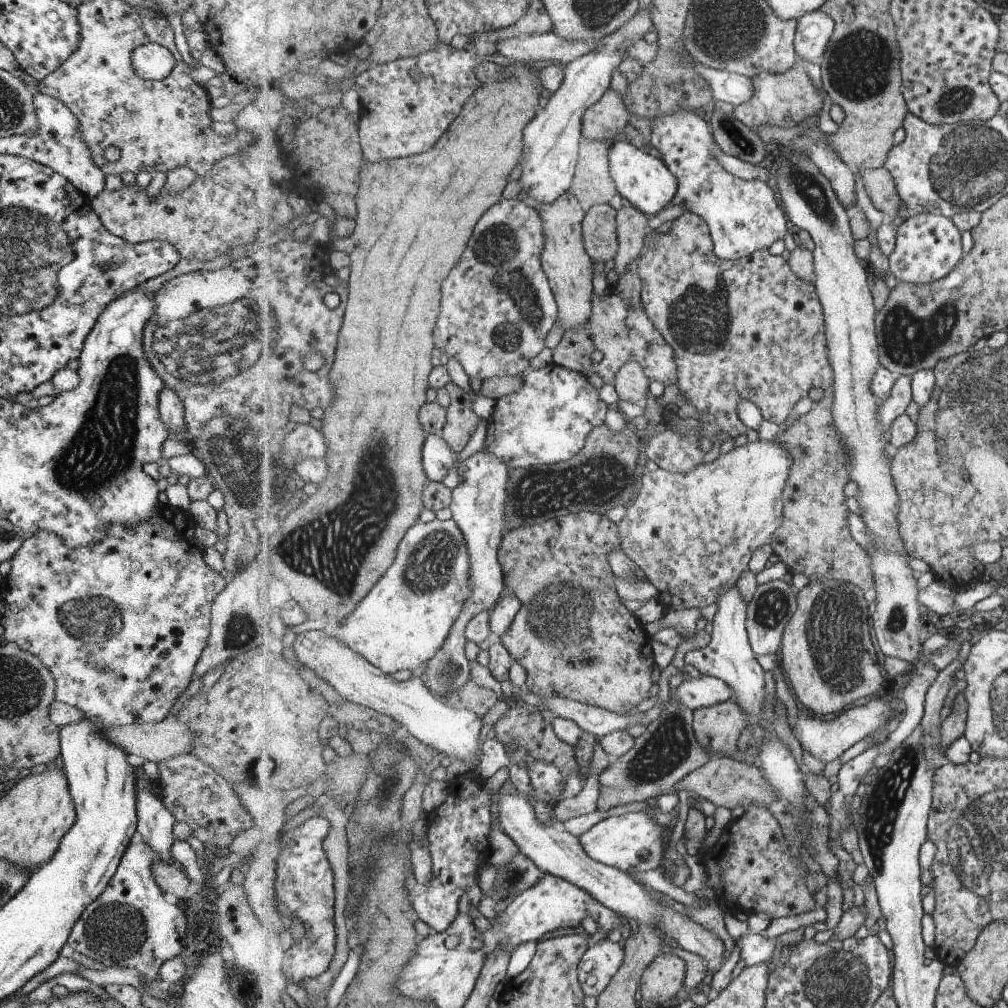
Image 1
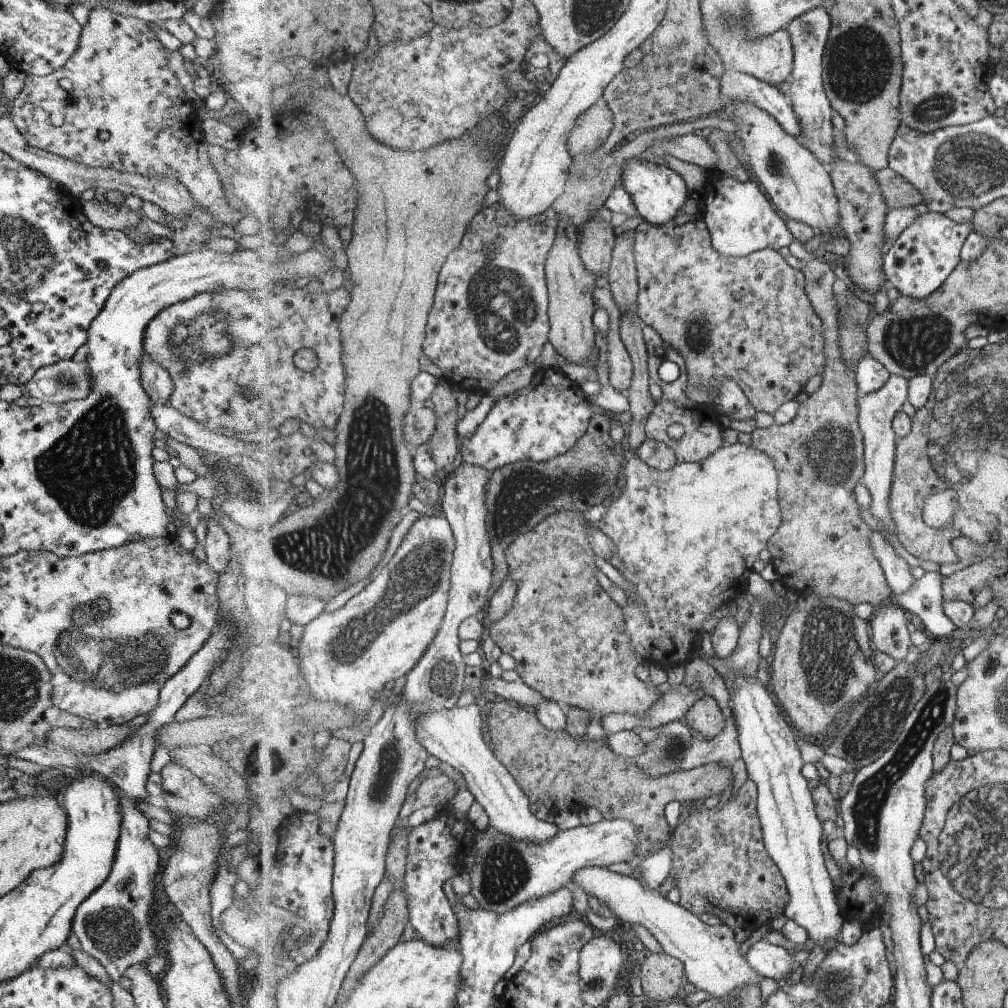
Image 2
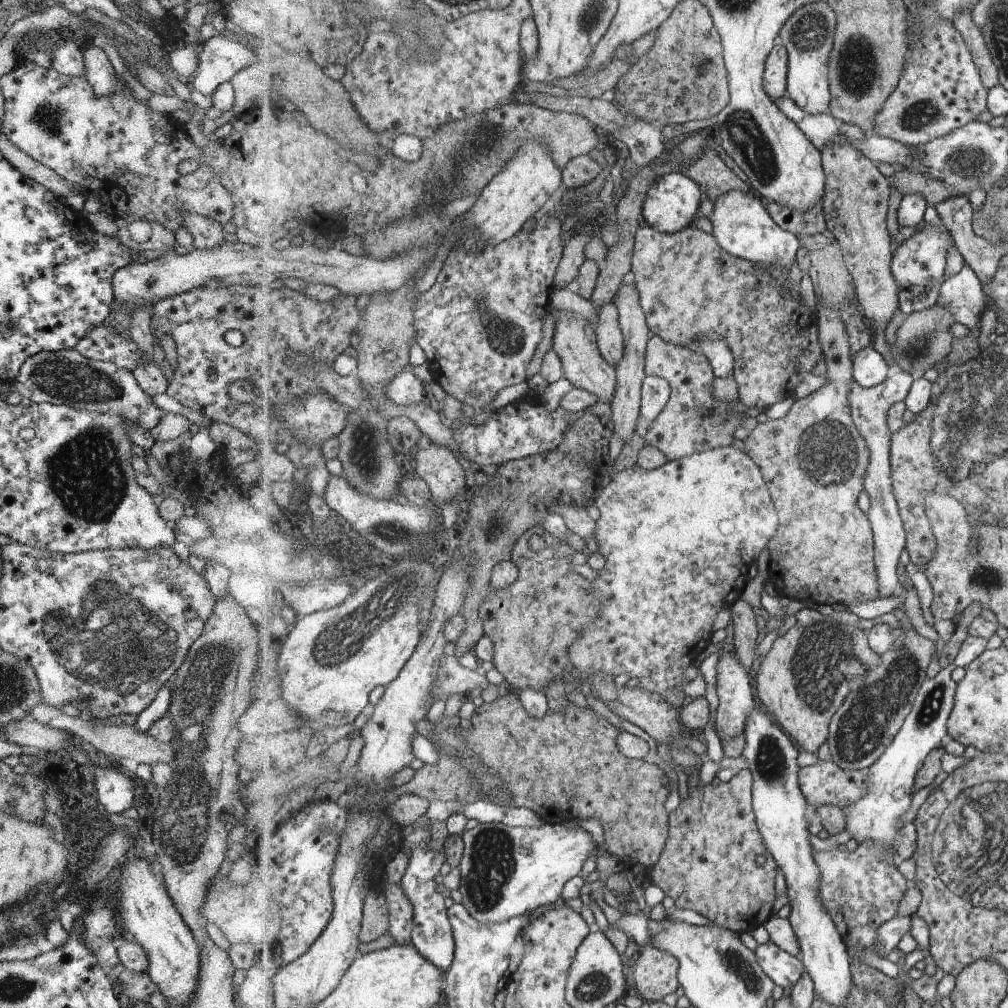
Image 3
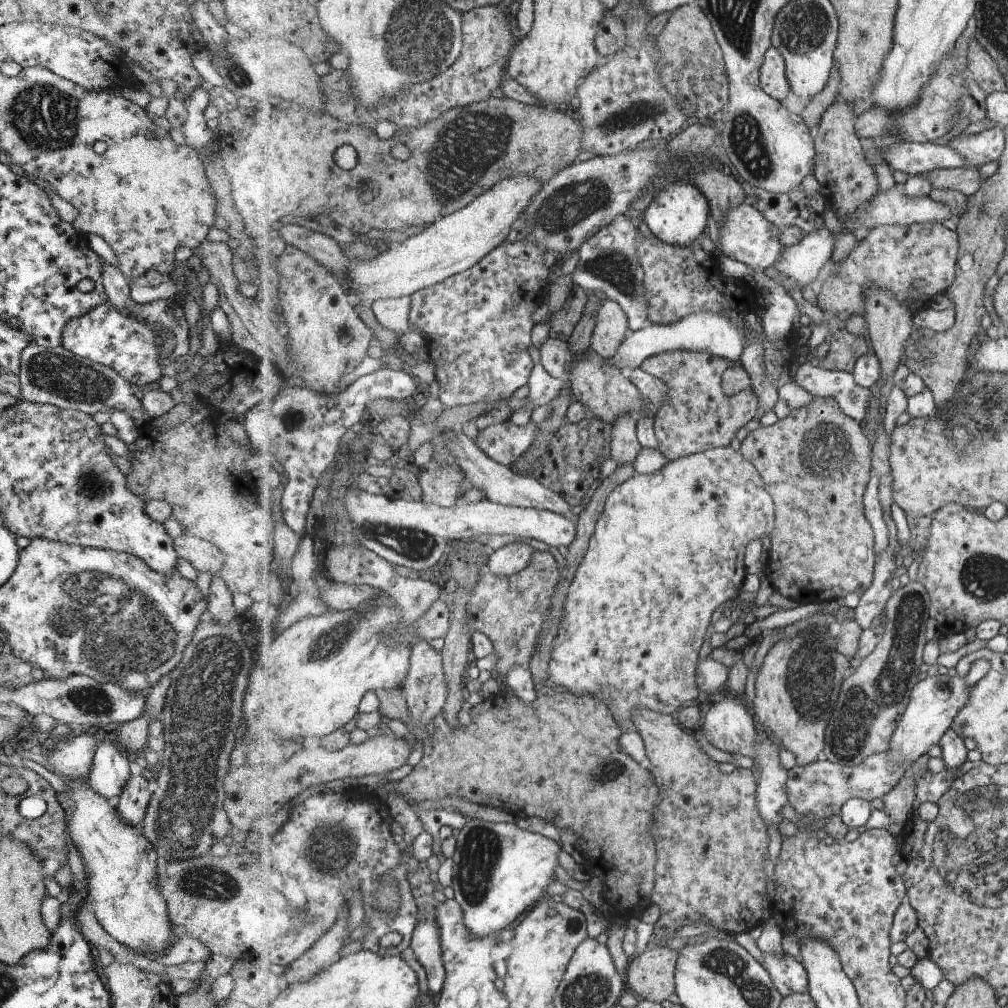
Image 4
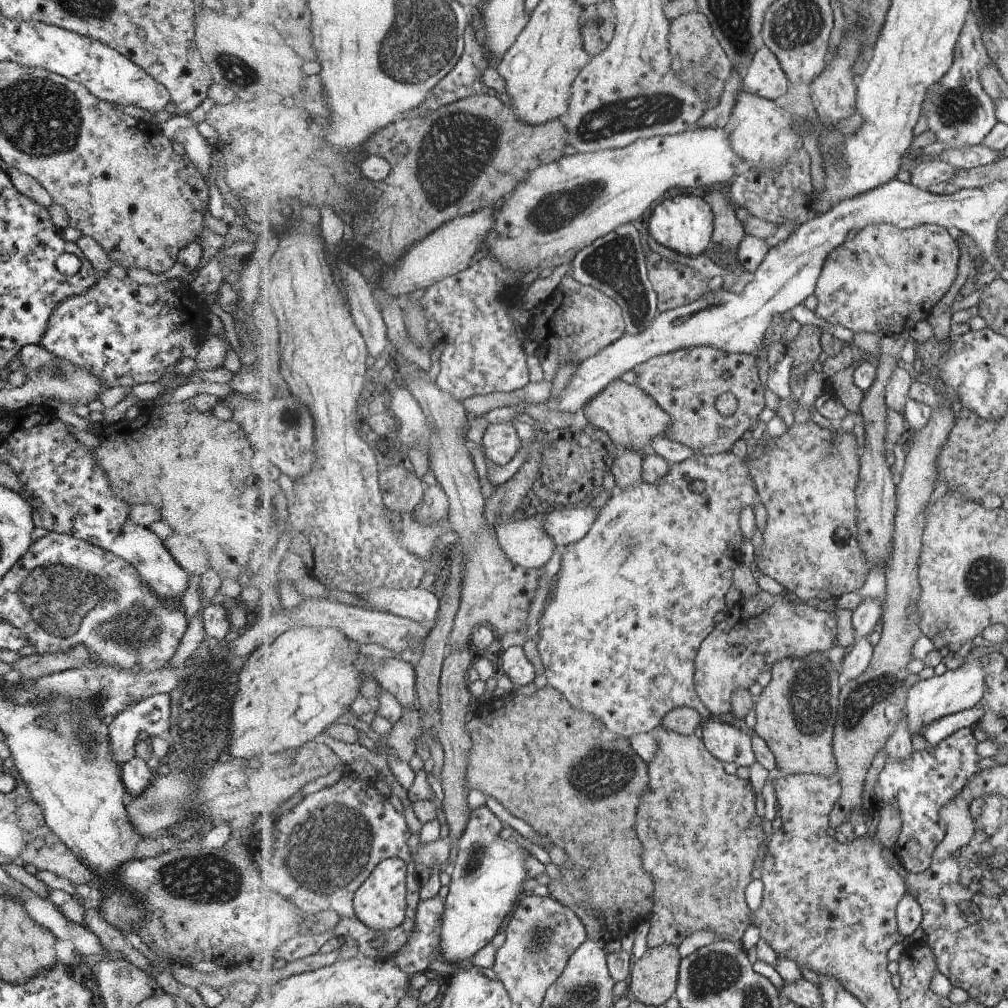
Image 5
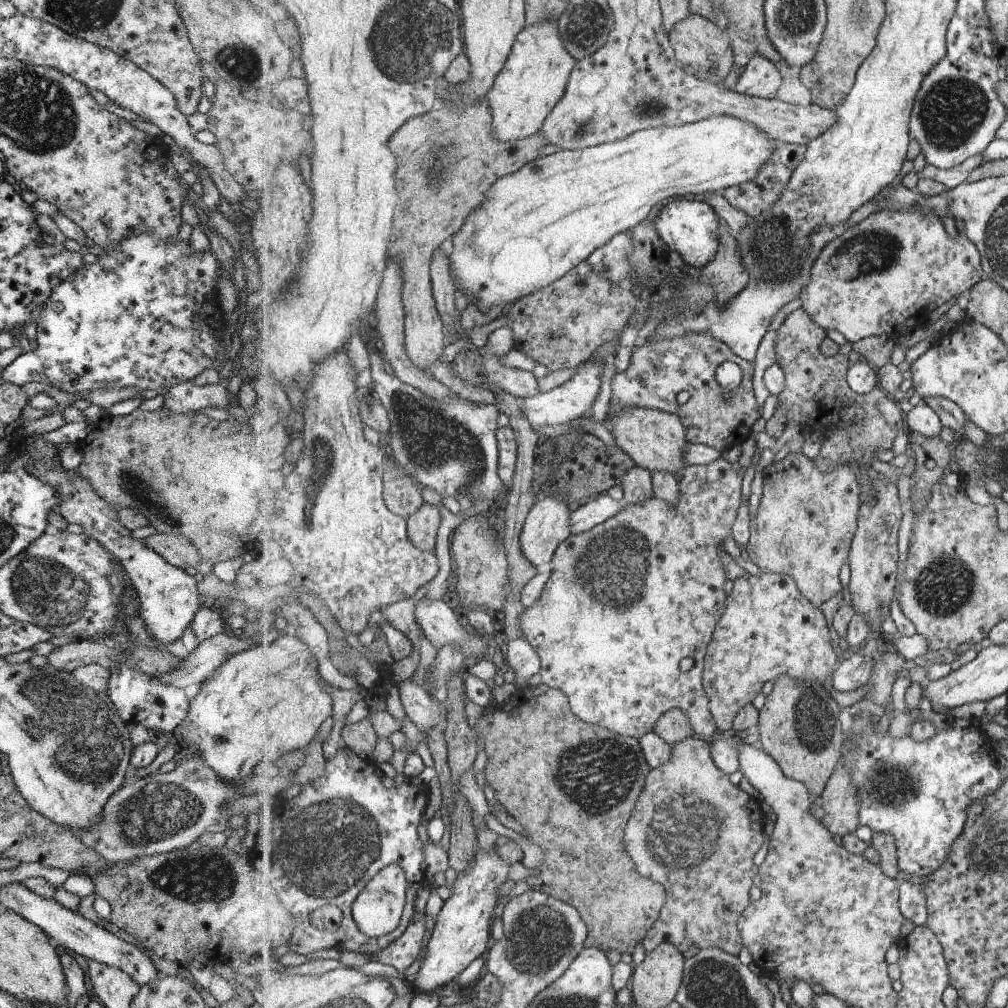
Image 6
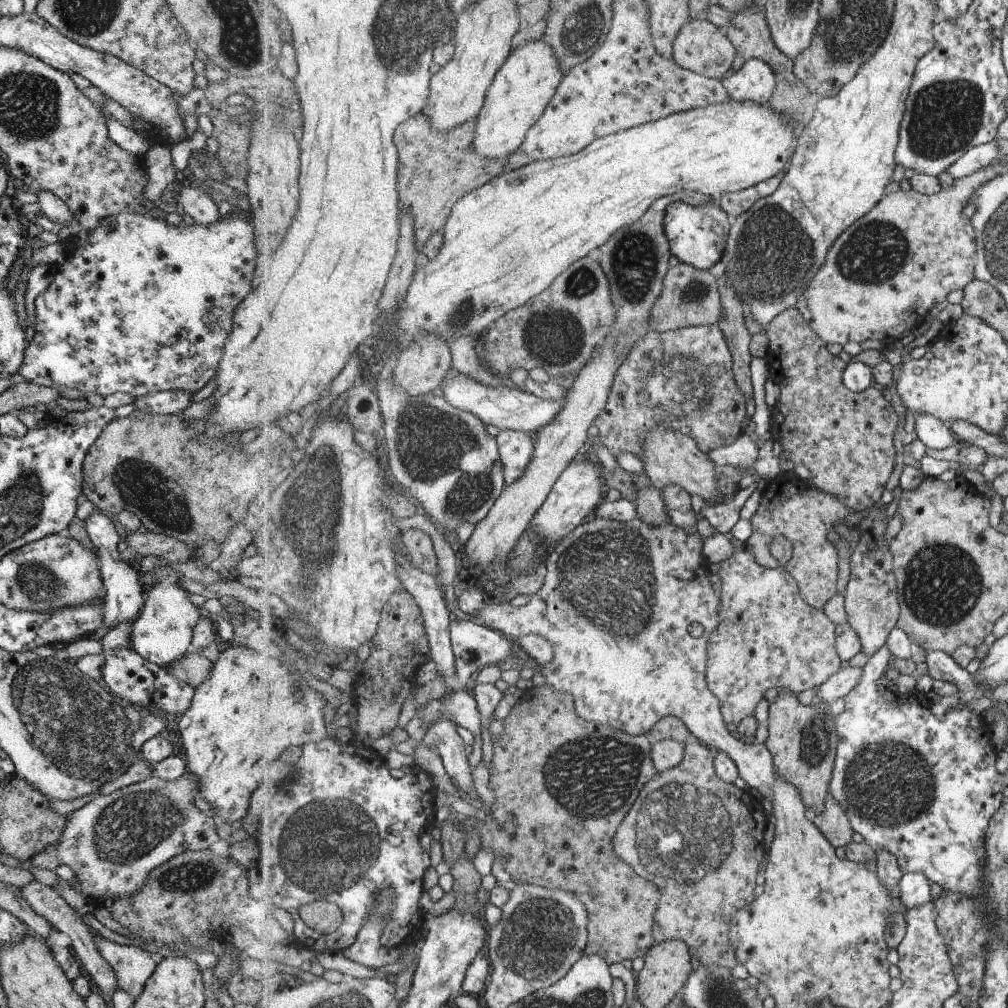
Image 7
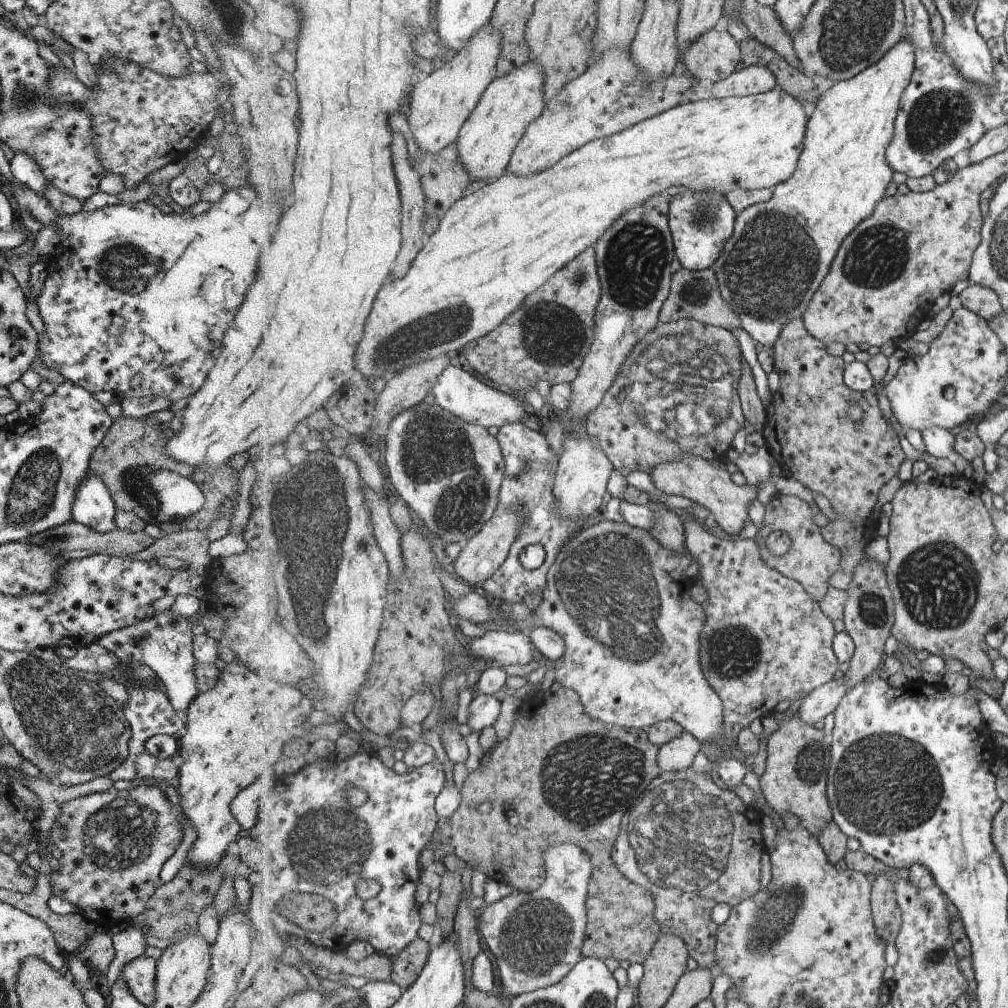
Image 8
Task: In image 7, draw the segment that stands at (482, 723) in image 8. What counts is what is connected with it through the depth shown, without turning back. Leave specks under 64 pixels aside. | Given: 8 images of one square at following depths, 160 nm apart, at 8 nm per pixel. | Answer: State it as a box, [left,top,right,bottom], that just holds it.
[416,688,481,767]

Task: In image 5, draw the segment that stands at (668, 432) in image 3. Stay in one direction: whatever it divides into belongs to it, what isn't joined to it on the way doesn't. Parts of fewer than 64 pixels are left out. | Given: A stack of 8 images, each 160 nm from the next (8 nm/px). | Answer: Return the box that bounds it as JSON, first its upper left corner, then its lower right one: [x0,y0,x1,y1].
[633,347,765,455]

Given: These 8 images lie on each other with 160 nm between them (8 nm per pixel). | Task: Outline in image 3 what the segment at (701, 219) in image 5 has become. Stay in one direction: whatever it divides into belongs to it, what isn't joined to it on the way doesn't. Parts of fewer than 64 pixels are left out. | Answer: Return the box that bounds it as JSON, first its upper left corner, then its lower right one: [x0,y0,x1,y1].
[643,171,701,233]

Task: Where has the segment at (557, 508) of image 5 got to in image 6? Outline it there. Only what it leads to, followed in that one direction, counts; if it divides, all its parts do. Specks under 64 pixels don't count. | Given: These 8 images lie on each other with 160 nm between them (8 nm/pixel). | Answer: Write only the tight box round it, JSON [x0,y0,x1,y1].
[571,493,624,535]

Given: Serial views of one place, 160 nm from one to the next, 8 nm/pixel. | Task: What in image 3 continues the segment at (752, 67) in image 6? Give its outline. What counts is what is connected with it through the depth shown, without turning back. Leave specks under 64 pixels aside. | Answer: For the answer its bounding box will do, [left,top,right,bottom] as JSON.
[764,36,789,100]

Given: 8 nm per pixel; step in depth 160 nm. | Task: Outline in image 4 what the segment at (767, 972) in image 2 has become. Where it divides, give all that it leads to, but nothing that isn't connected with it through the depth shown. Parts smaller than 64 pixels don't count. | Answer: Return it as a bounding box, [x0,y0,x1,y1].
[763,953,809,997]

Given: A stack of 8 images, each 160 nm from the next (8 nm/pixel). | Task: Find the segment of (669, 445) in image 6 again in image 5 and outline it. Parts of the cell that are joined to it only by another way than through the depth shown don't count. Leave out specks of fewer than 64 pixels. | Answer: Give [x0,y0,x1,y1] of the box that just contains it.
[582,379,671,456]

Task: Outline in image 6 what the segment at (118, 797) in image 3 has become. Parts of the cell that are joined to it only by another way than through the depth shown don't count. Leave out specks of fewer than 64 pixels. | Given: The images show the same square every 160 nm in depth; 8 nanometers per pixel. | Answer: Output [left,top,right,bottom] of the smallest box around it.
[106,664,188,732]

